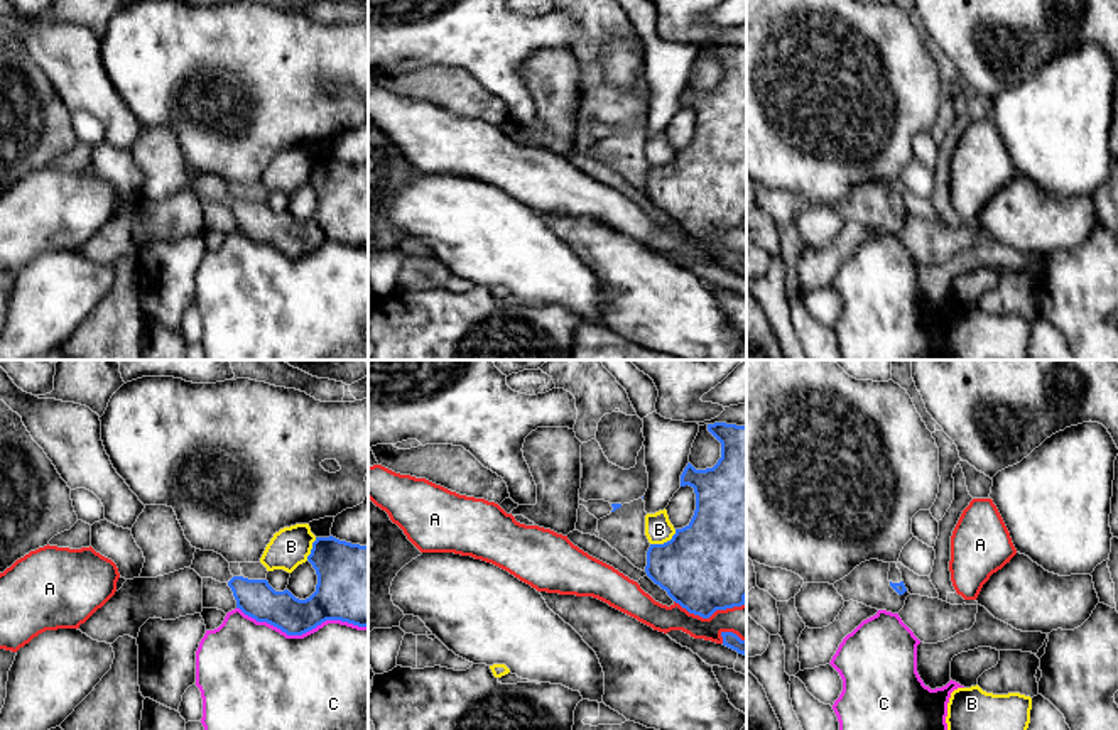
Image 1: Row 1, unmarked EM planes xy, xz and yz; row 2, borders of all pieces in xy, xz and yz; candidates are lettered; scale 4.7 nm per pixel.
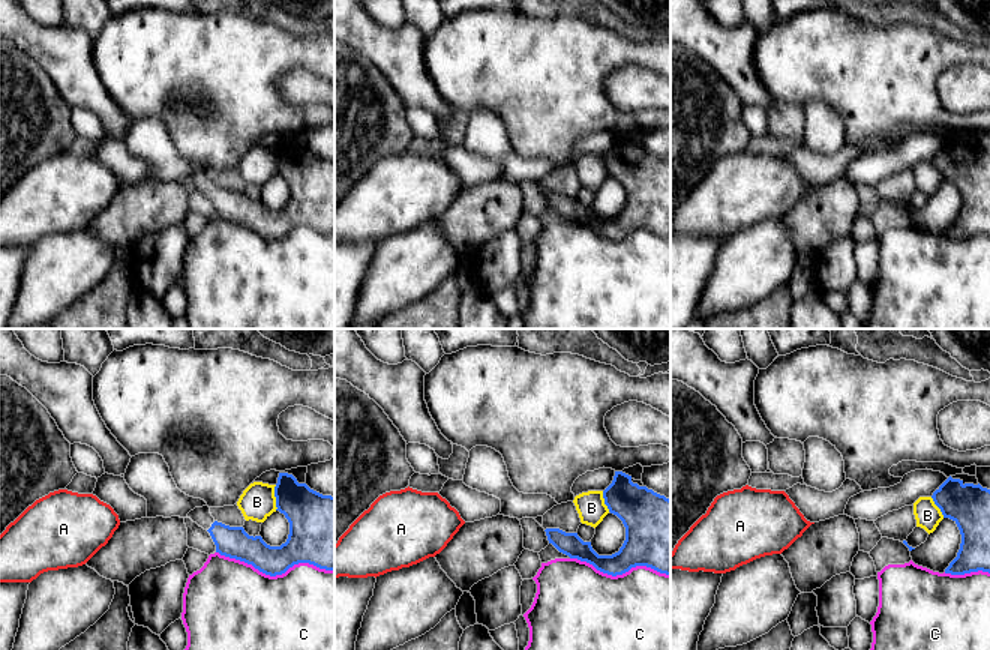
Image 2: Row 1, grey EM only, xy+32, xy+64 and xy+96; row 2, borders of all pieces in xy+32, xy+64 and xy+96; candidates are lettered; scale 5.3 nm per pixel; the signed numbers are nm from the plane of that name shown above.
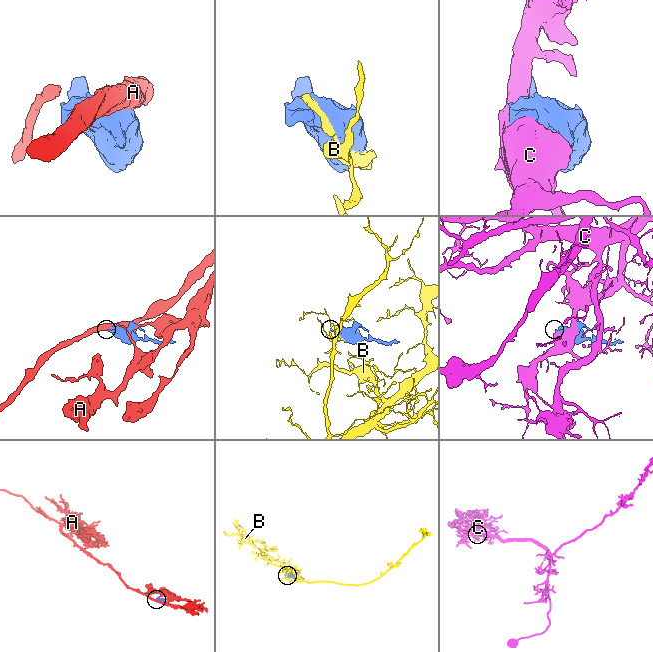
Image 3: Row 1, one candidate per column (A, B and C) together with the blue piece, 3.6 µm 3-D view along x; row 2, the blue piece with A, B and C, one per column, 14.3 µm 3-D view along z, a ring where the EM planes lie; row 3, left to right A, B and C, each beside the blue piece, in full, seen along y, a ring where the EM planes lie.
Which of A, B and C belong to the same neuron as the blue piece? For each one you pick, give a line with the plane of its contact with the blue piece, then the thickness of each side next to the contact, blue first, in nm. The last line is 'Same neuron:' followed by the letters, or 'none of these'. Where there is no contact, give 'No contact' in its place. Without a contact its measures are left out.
Same neuron: none of these

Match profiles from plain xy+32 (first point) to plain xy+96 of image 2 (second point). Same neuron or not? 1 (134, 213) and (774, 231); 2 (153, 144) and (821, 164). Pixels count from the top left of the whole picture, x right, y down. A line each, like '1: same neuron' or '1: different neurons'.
1: different neurons
2: different neurons

